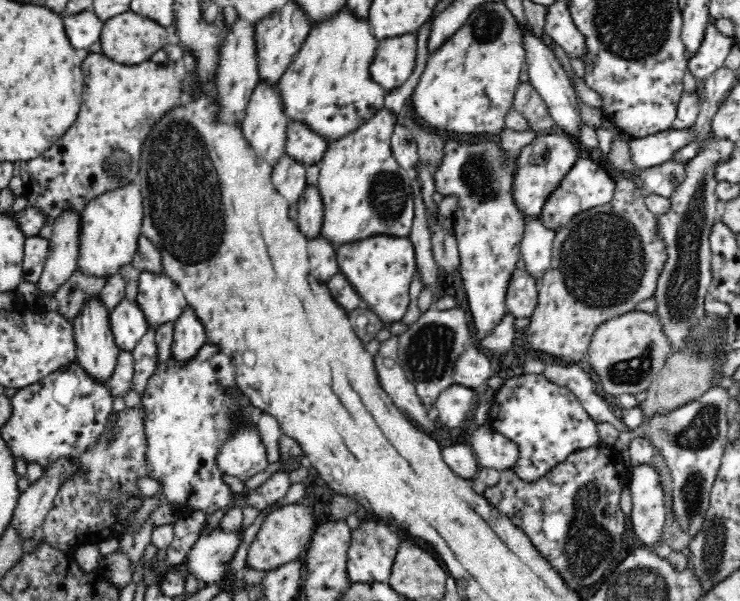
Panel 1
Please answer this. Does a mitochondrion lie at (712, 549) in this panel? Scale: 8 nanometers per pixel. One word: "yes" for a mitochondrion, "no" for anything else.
yes

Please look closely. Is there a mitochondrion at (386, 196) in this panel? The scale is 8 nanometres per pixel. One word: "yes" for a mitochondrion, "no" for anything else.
yes

